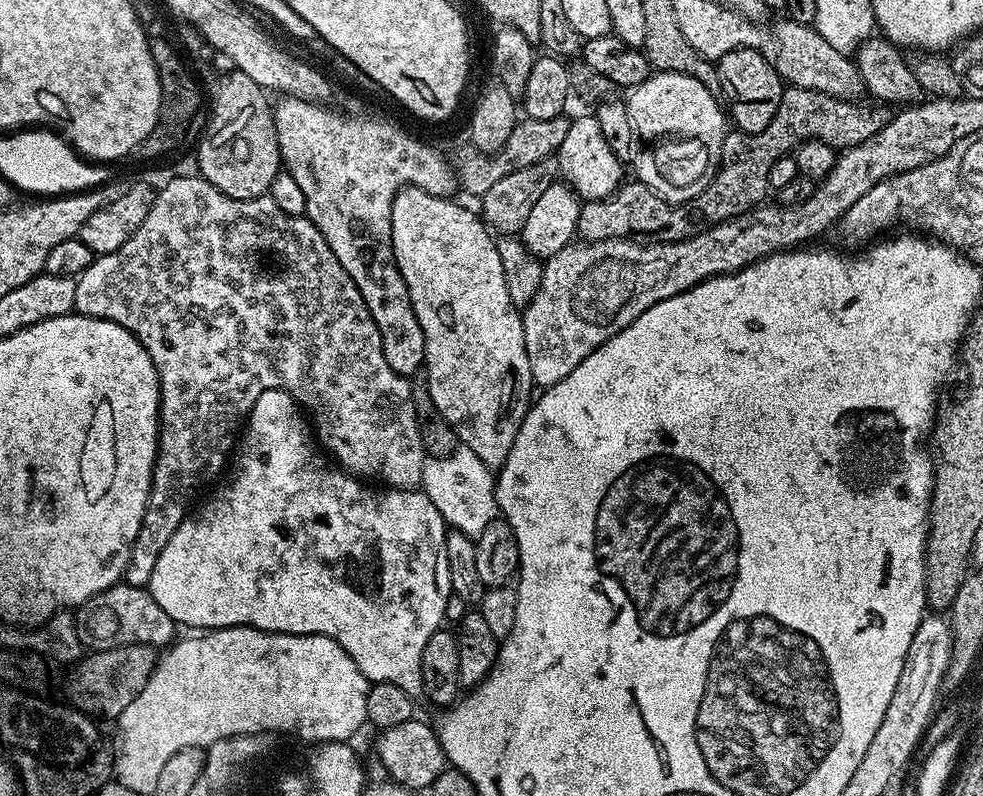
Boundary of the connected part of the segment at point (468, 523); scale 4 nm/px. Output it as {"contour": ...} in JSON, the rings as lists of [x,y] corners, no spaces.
{"contour":[[[460,446],[446,458],[425,459],[420,484],[451,531],[475,538],[486,530],[486,526],[490,526],[492,520],[497,519],[494,472],[486,466],[486,462],[482,462],[482,458],[478,458],[478,454],[474,454],[474,450]]]}

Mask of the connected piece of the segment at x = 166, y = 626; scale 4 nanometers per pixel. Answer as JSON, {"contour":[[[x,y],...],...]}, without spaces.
{"contour":[[[127,582],[115,584],[113,588],[107,588],[105,592],[89,600],[83,612],[83,635],[86,637],[87,643],[89,640],[89,642],[92,643],[91,647],[96,650],[102,648],[125,648],[131,644],[150,644],[153,646],[165,644],[165,646],[168,646],[171,645],[178,636],[178,633],[176,633],[176,631],[178,631],[176,620],[170,618],[170,614],[154,600],[147,587],[139,588]]]}

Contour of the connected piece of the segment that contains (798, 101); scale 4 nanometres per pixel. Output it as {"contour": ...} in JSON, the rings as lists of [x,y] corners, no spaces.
{"contour":[[[785,87],[782,102],[778,106],[778,114],[774,114],[774,118],[770,118],[770,126],[766,126],[766,130],[762,130],[758,134],[732,130],[725,135],[720,151],[720,169],[716,171],[716,177],[712,179],[710,186],[706,186],[704,193],[696,197],[695,207],[704,208],[704,216],[708,219],[709,225],[721,224],[724,220],[746,214],[750,209],[758,208],[765,203],[769,199],[768,194],[770,194],[768,175],[771,167],[783,156],[795,153],[796,148],[804,141],[821,140],[837,150],[853,148],[866,142],[866,138],[874,135],[886,120],[885,117],[871,112],[866,105],[860,103],[864,102],[839,100],[809,88]]]}

